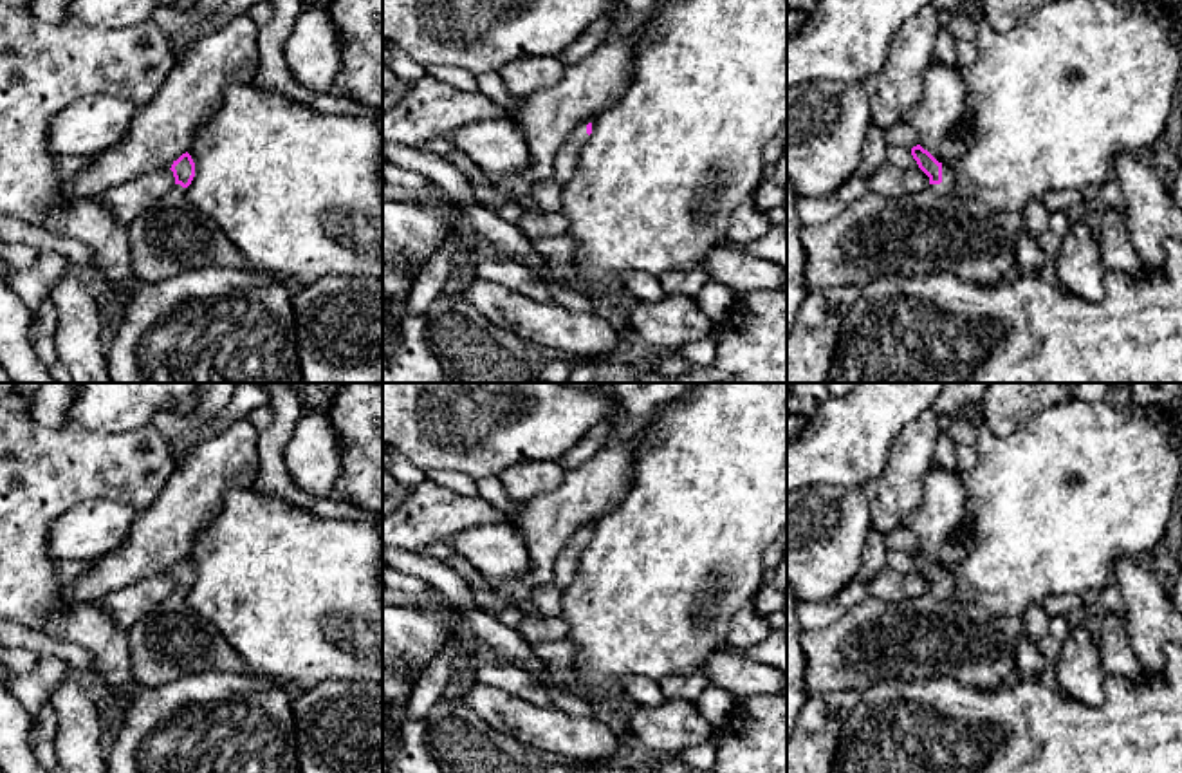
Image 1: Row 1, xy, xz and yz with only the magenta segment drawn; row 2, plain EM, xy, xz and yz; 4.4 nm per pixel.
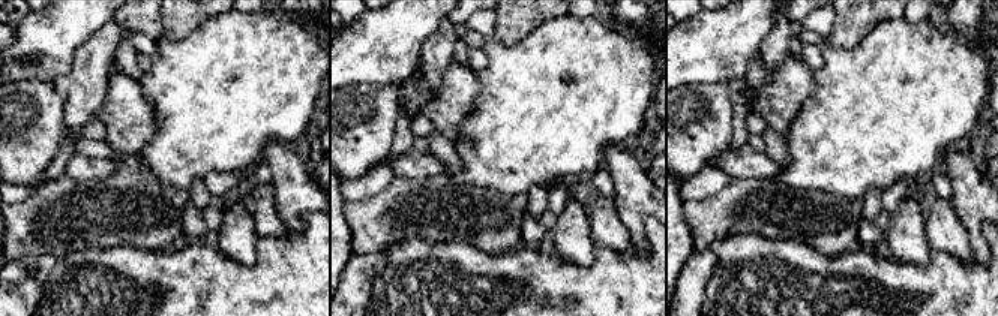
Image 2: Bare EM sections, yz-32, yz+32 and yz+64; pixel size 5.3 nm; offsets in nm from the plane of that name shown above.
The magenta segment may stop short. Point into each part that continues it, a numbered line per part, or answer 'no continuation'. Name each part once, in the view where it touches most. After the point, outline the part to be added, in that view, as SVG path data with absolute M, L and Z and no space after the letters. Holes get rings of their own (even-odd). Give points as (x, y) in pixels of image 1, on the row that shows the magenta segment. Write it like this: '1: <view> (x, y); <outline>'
1: yz (930, 232); M942 164L942 182L919 193L888 199L866 193L837 217L801 226L807 251L807 289L864 287L881 276L926 276L951 273L976 285L994 285L1016 267L1016 240L1023 229L1021 213L1000 211L953 193L953 172Z

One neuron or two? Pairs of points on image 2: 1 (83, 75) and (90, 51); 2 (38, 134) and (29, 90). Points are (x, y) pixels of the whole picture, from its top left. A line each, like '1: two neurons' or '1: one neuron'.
1: one neuron
2: one neuron

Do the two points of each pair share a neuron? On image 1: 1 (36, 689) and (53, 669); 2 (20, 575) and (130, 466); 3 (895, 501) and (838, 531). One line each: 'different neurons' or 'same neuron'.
1: same neuron
2: same neuron
3: different neurons

